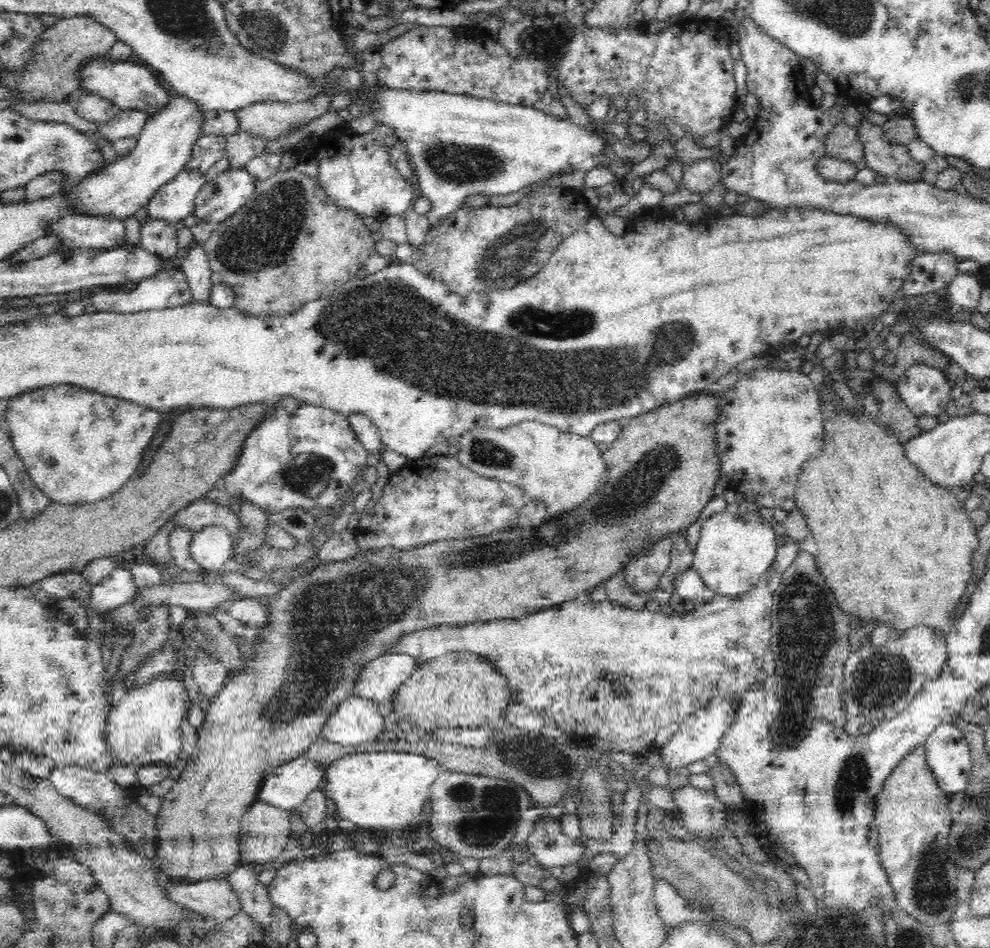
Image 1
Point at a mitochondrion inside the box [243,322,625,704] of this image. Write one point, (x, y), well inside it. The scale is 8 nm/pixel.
(304, 475)

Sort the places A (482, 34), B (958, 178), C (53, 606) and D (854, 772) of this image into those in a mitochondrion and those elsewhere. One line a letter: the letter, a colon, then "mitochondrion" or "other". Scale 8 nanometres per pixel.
A: other
B: other
C: other
D: mitochondrion

